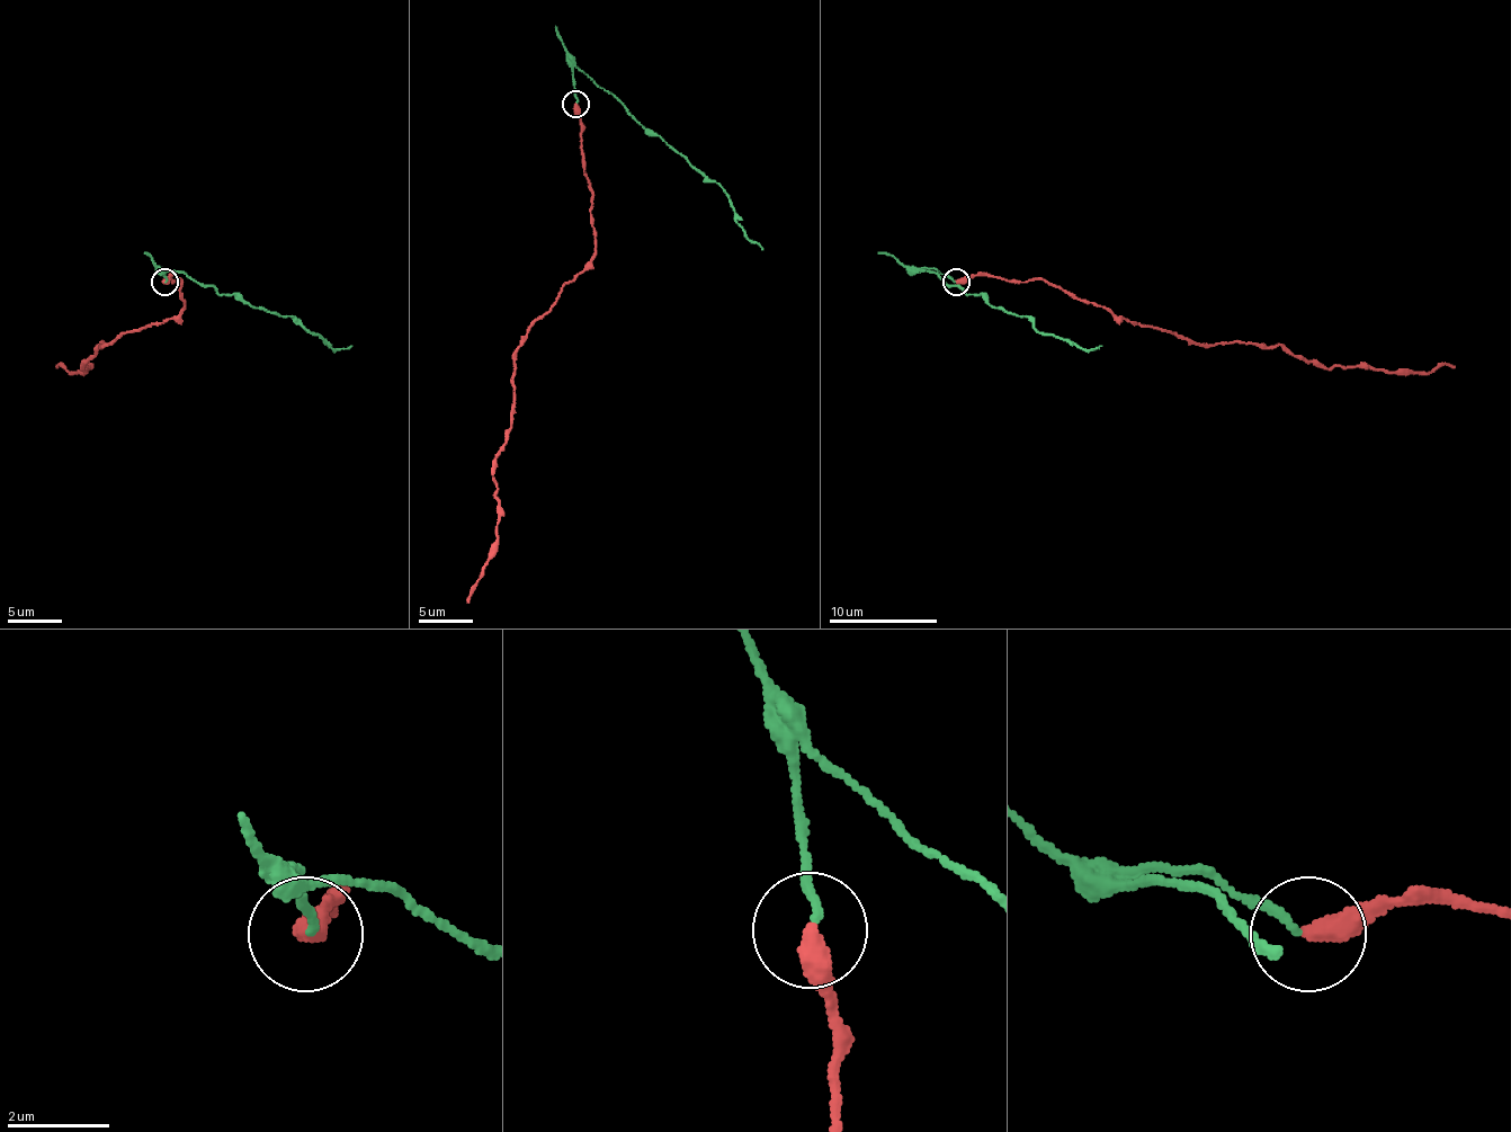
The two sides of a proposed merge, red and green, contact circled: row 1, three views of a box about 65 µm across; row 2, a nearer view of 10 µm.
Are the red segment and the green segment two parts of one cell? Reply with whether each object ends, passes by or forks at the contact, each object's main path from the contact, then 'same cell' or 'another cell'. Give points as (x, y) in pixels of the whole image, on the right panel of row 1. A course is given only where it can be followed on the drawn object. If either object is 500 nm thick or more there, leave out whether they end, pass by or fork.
red ends there; green ends there; red runs (957, 283), (976, 275), (1044, 279), (1138, 326), (1204, 345), (1282, 345), (1313, 364), (1407, 372), (1454, 366); green runs (955, 283), (936, 269), (919, 272), (932, 272), (1006, 312), (1025, 315), (1038, 331), (1088, 350), (1101, 345); another cell

